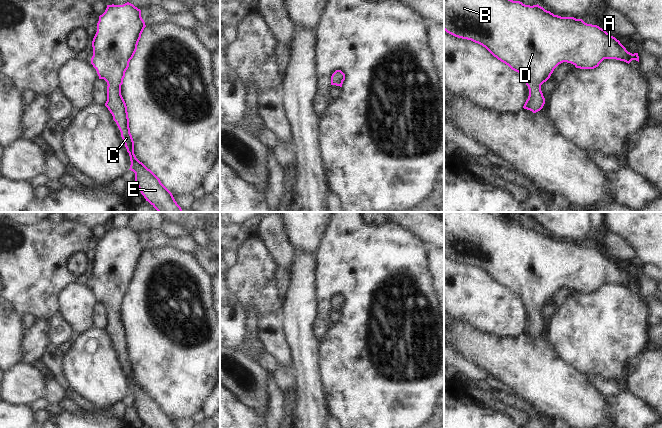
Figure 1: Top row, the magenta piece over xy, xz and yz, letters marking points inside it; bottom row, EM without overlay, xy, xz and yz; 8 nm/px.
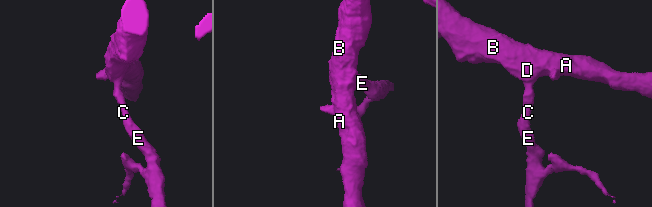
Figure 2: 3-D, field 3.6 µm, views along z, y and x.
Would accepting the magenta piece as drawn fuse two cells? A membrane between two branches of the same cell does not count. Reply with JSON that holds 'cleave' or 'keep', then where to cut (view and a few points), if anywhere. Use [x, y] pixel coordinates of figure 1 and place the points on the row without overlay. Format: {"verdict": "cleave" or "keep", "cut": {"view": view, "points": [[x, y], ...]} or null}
{"verdict": "keep", "cut": null}

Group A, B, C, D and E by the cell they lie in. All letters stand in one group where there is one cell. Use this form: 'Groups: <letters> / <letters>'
Groups: A B C D E

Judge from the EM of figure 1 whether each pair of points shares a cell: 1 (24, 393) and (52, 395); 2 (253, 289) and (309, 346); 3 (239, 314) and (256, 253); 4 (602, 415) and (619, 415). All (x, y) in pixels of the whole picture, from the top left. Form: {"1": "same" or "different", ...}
{"1": "different", "2": "different", "3": "different", "4": "different"}

